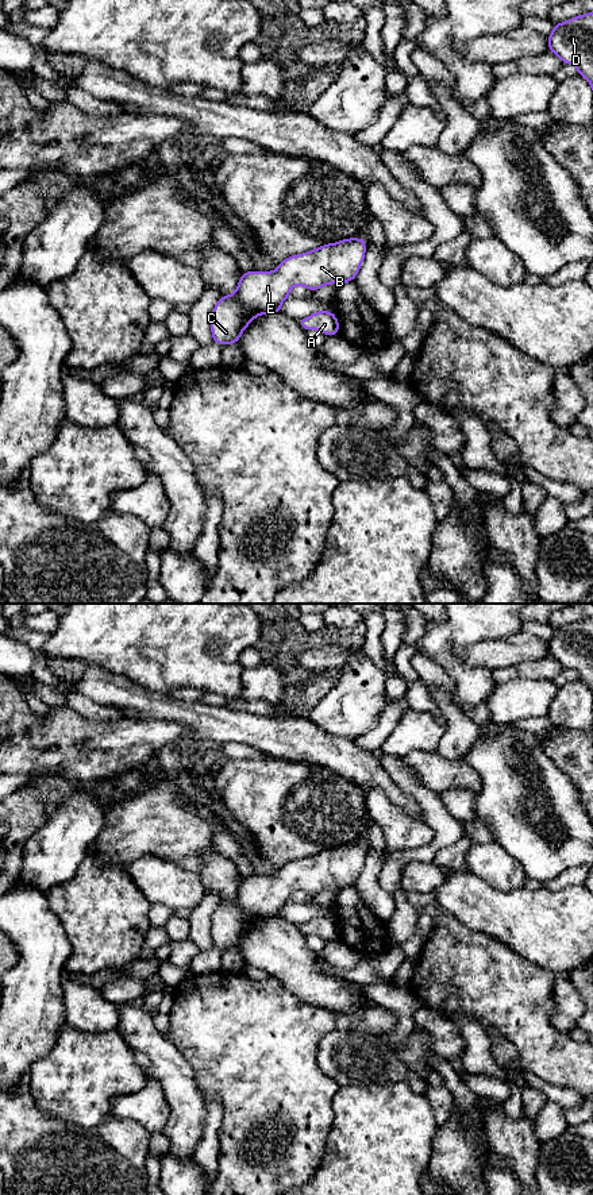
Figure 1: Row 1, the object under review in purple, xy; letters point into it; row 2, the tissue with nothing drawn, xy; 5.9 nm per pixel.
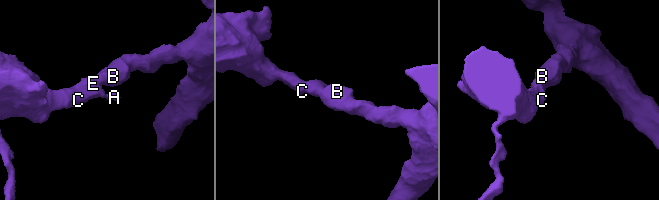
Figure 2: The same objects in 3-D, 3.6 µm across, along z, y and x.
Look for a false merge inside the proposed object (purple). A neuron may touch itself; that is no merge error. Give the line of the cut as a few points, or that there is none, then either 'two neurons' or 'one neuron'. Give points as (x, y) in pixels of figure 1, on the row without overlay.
cut none; one neuron

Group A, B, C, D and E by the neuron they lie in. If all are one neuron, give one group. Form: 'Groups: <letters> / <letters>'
Groups: A B C D E

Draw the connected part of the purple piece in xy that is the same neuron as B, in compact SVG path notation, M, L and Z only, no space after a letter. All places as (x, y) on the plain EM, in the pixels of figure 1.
M350 843L292 860L281 866L274 876L243 876L236 897L219 903L212 914L213 948L238 948L242 936L258 920L281 917L292 891L300 890L315 897L327 888L353 886L365 857L365 845Z

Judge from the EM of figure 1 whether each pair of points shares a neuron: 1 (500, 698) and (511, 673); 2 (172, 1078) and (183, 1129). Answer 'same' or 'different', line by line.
1: different
2: same

